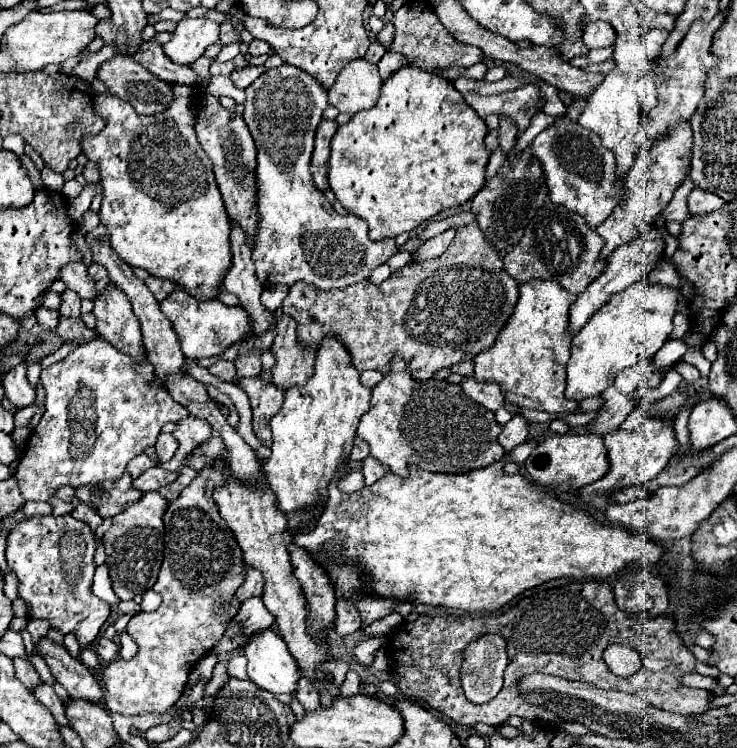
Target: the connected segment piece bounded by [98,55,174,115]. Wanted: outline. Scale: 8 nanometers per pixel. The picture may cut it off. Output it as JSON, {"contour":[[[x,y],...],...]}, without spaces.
{"contour":[[[126,55],[114,57],[114,59],[106,61],[106,63],[102,63],[100,69],[98,69],[98,79],[100,79],[102,83],[106,83],[106,87],[108,87],[116,97],[128,101],[128,103],[136,109],[138,115],[164,113],[164,111],[170,107],[172,99],[174,99],[174,95],[172,95],[172,85],[168,85],[168,83],[156,79],[156,75],[152,75],[148,69],[144,69],[144,67],[142,67],[140,63],[136,63],[134,59],[128,59]]]}

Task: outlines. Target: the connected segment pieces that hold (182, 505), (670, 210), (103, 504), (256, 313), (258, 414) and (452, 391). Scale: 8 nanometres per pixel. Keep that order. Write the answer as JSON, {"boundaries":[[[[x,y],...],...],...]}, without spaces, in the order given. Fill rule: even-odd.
{"boundaries":[[[[212,469],[200,471],[200,475],[180,493],[180,499],[172,501],[168,511],[164,513],[166,525],[166,545],[164,545],[164,561],[160,567],[160,575],[156,585],[152,587],[162,595],[162,605],[152,613],[136,613],[128,623],[130,637],[138,643],[138,653],[130,661],[116,659],[102,671],[102,689],[104,689],[104,705],[112,713],[120,715],[140,715],[140,713],[164,713],[168,711],[182,695],[182,689],[188,681],[188,673],[192,667],[208,655],[214,645],[220,641],[220,635],[226,631],[226,623],[236,615],[240,603],[234,597],[240,583],[244,583],[244,557],[234,539],[234,533],[220,517],[218,507],[212,499],[214,489],[224,487],[226,479]],[[216,603],[226,605],[224,611],[216,611]]],[[[686,175],[684,183],[674,193],[674,199],[666,205],[666,209],[660,215],[666,221],[676,221],[676,223],[684,223],[686,219],[690,219],[690,211],[686,207],[686,199],[688,199],[688,195],[690,195],[692,189],[694,189],[694,185],[690,181],[690,175]]],[[[126,473],[116,483],[104,483],[104,487],[94,493],[92,487],[76,489],[76,497],[80,497],[88,507],[92,507],[100,517],[114,517],[122,513],[126,505],[136,503],[142,493],[132,487],[132,477]]],[[[232,225],[230,241],[232,241],[232,267],[224,279],[224,289],[240,299],[240,307],[254,321],[254,335],[260,337],[274,325],[274,315],[266,313],[266,309],[260,303],[260,293],[264,287],[258,283],[254,275],[254,263],[250,259],[252,249],[244,243],[244,233],[240,231],[240,227]]],[[[260,377],[256,379],[244,379],[240,387],[246,391],[252,407],[252,429],[254,435],[260,439],[262,445],[272,445],[270,435],[270,419],[280,411],[284,403],[284,391],[280,391],[276,385],[266,385]]],[[[394,359],[392,371],[372,389],[372,407],[366,415],[362,415],[358,425],[358,437],[370,443],[370,455],[380,459],[392,473],[400,477],[408,477],[408,463],[432,473],[468,473],[488,467],[500,461],[504,455],[504,449],[498,445],[496,439],[500,431],[502,427],[496,423],[494,413],[468,399],[458,385],[438,379],[420,383],[412,379],[402,359]]]]}

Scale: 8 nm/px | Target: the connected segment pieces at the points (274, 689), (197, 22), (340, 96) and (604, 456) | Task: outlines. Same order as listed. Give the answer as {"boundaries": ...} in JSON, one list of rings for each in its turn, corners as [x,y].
{"boundaries":[[[[272,629],[256,633],[246,645],[248,679],[270,693],[296,693],[300,671],[292,659],[286,643]]],[[[184,19],[178,23],[174,37],[162,47],[166,57],[180,65],[190,65],[204,55],[206,47],[216,43],[220,37],[220,25],[200,19]]],[[[356,59],[340,71],[336,83],[328,91],[328,103],[342,113],[372,109],[378,101],[380,87],[382,79],[378,75],[378,67],[364,59]]],[[[552,435],[546,437],[540,445],[532,449],[524,463],[530,479],[538,485],[544,487],[558,487],[558,491],[568,491],[568,489],[582,489],[598,479],[602,479],[608,469],[608,451],[602,443],[600,435]]]]}

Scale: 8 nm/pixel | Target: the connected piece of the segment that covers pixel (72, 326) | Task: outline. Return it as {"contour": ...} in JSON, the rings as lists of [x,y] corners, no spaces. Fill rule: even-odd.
{"contour":[[[60,317],[56,333],[64,341],[72,341],[74,345],[82,345],[82,343],[86,343],[98,335],[94,329],[88,329],[82,319],[64,319],[64,317]]]}

